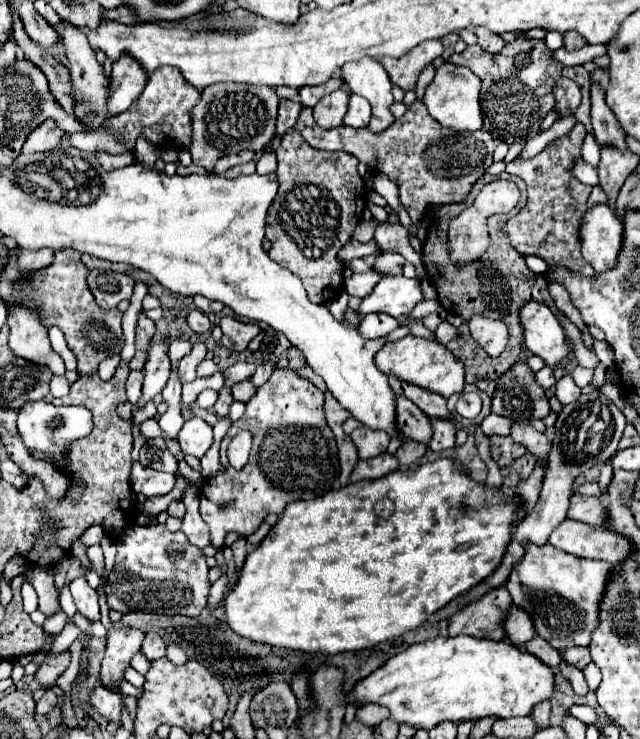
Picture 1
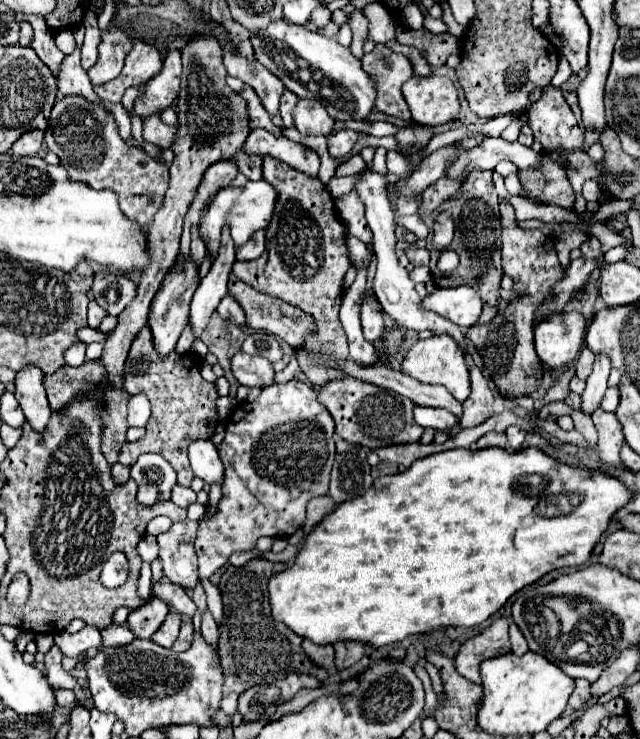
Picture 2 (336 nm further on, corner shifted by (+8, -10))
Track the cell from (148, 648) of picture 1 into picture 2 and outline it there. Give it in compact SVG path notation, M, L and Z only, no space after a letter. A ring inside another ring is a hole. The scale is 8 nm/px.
M170 613L166 617L166 621L162 623L160 631L156 631L152 635L152 641L158 643L158 645L162 645L162 647L172 647L172 643L178 637L178 629L180 629L180 615L178 613Z

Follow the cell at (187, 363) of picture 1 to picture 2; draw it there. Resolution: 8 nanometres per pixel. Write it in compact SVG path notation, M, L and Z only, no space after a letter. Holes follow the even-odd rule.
M228 229L222 233L220 241L220 253L212 261L210 273L200 281L192 303L190 303L190 327L192 327L192 351L208 351L206 343L202 341L202 331L208 325L210 315L216 311L220 299L228 293L228 275L232 271L232 265L236 261L236 249L232 243L232 237L228 235Z

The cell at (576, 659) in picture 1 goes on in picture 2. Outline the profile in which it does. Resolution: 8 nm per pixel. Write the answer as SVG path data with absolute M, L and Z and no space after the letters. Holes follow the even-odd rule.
M576 679L574 683L576 683L576 687L574 687L572 695L570 695L570 707L580 709L590 701L590 681Z

